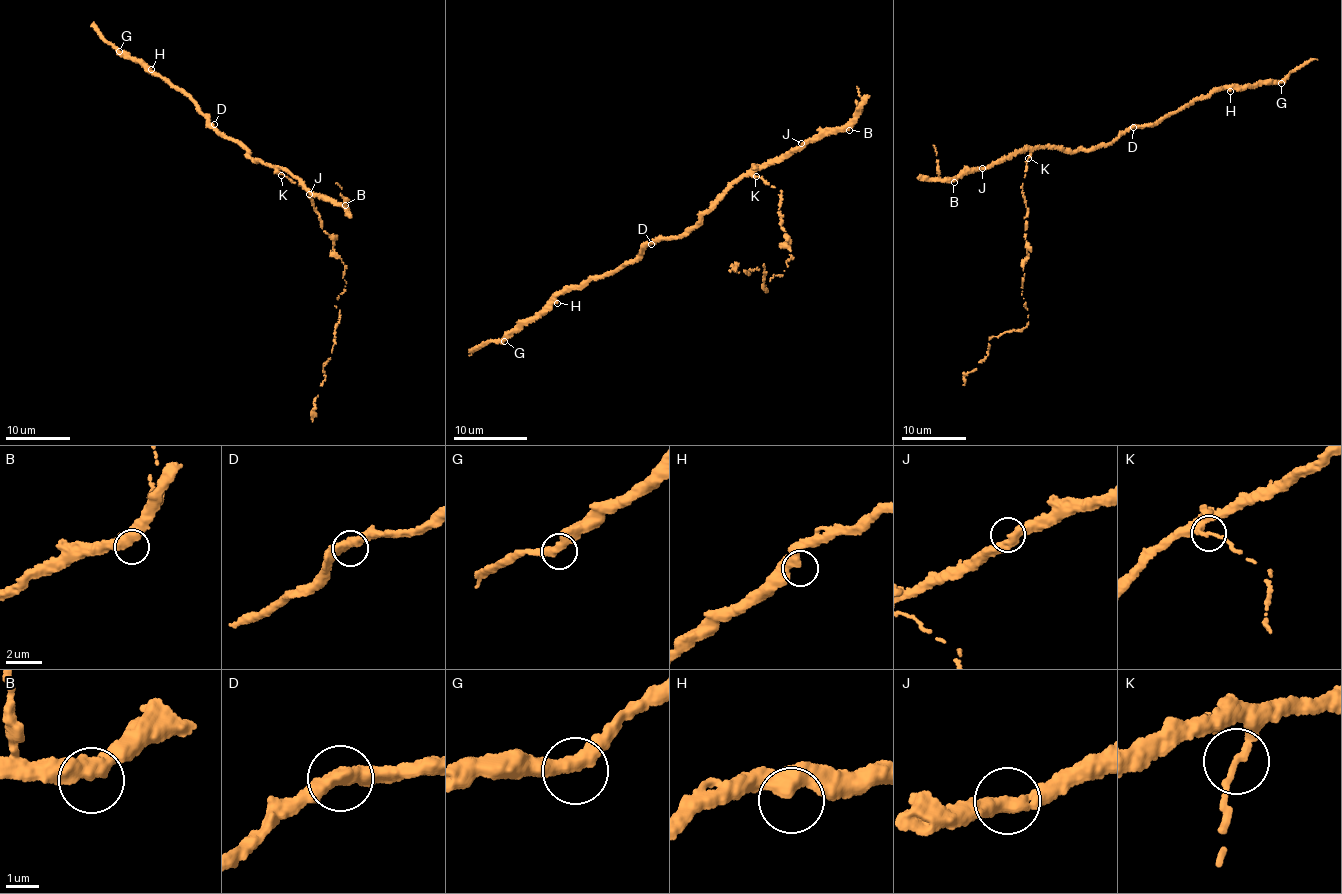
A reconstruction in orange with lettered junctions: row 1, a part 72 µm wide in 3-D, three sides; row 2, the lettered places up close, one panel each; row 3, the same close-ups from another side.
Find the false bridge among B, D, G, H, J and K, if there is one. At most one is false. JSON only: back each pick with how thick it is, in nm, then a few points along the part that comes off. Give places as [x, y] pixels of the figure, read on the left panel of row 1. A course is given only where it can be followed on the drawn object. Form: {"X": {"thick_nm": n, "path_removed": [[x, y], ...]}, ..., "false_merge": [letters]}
{"false_merge": []}

